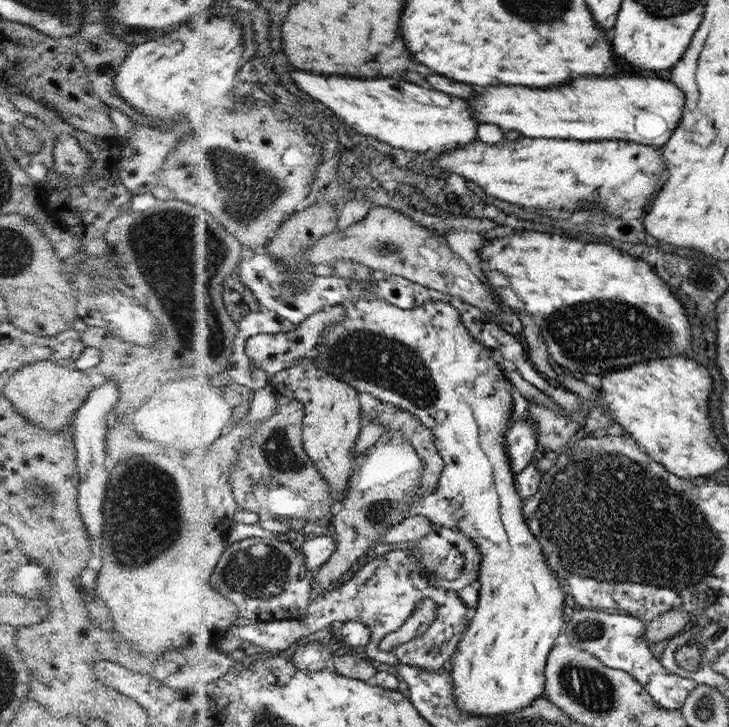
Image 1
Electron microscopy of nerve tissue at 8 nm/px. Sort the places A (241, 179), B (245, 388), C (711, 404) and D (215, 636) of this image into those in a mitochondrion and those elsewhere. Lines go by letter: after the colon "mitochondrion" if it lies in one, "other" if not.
A: mitochondrion
B: other
C: other
D: other

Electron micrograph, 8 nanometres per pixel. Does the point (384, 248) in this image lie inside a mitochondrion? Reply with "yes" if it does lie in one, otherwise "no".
yes

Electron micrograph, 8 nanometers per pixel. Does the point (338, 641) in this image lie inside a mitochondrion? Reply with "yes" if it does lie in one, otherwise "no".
no

